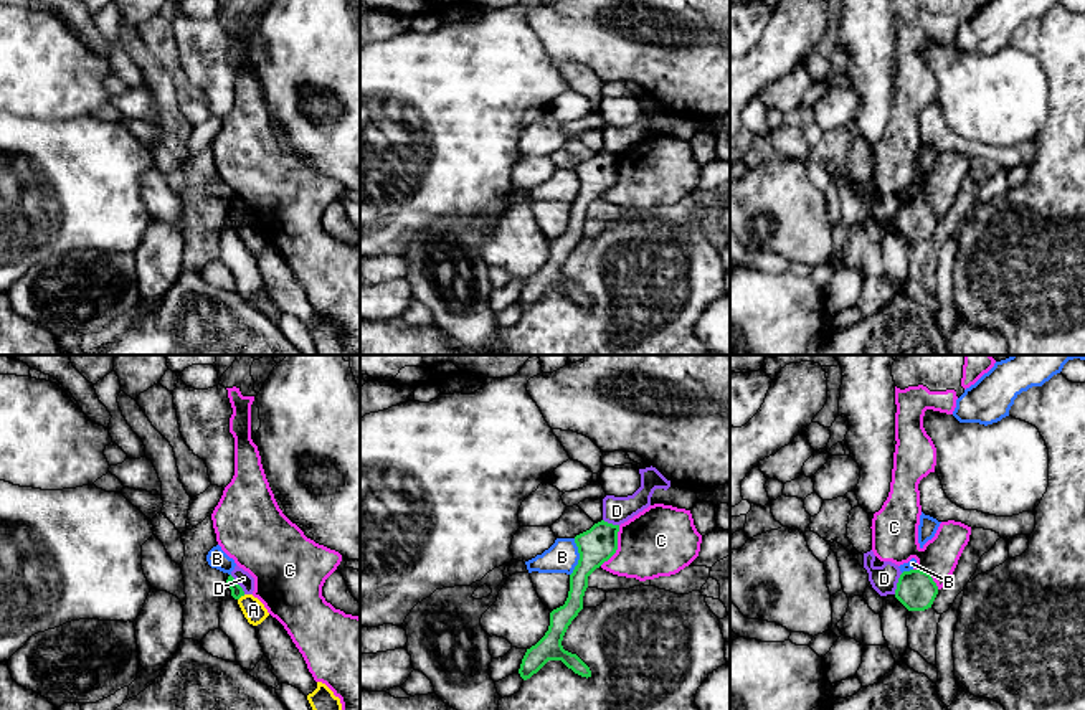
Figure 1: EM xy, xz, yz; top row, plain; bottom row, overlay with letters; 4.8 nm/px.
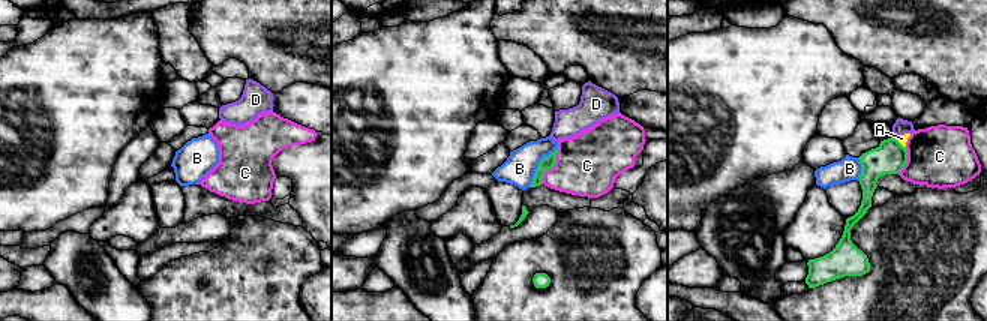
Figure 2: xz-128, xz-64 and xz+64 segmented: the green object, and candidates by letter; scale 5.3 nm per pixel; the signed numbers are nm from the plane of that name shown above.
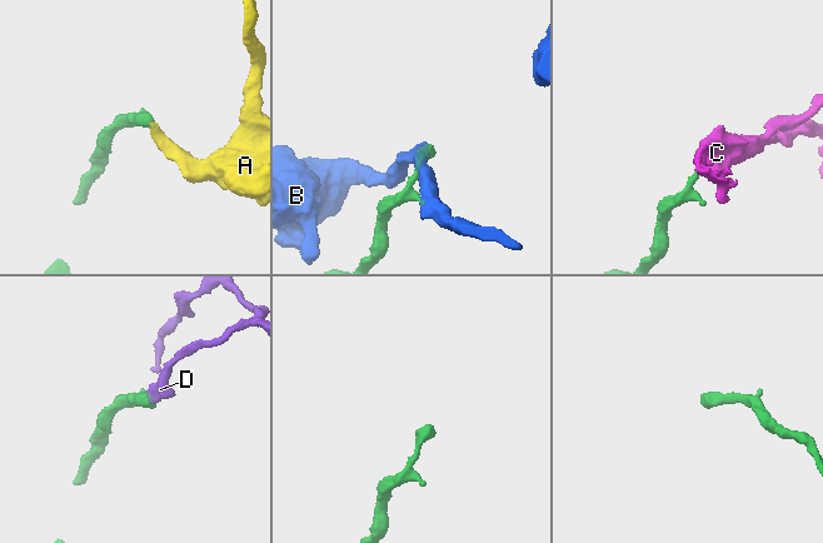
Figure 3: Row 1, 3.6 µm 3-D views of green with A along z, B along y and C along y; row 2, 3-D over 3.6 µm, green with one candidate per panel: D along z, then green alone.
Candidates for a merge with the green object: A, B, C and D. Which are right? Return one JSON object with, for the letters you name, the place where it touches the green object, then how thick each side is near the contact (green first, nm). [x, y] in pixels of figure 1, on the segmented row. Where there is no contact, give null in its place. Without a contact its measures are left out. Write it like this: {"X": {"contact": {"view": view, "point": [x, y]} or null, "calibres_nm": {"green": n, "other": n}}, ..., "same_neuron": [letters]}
{"same_neuron": []}

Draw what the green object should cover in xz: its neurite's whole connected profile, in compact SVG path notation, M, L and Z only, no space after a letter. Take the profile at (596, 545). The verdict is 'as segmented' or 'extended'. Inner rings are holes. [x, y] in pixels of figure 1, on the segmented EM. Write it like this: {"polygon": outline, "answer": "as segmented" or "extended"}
{"polygon": "M604 520L575 537L580 560L570 575L570 591L563 606L550 613L550 626L545 636L527 649L519 674L524 680L537 674L548 660L561 660L581 677L591 677L590 667L576 656L563 649L563 636L571 621L583 609L583 596L588 588L588 576L608 561L618 550L619 525Z", "answer": "as segmented"}

